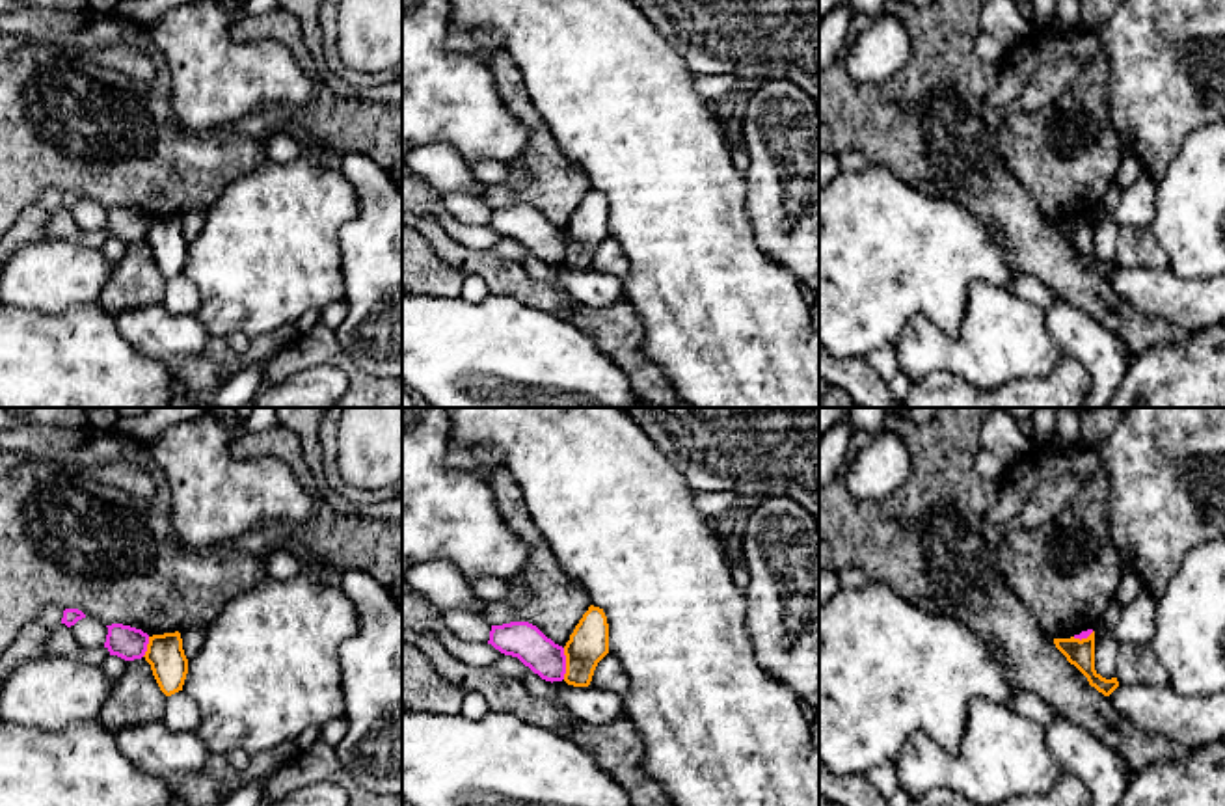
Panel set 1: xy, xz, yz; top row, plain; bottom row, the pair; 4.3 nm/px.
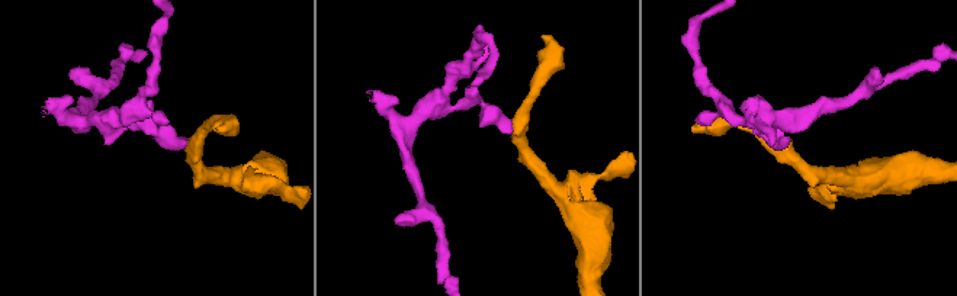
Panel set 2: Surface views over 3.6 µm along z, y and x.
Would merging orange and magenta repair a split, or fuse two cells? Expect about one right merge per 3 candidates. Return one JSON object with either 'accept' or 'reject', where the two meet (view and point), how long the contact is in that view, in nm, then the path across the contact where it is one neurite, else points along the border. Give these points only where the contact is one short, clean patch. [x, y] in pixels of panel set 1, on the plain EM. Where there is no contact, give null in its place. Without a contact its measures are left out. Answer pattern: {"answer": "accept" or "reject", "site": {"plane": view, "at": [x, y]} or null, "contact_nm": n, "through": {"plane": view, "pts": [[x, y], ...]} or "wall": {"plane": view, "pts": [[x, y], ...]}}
{"answer": "reject", "site": {"plane": "xz", "at": [566, 246]}, "contact_nm": 140, "wall": {"plane": "xz", "pts": [[563, 231], [565, 261]]}}

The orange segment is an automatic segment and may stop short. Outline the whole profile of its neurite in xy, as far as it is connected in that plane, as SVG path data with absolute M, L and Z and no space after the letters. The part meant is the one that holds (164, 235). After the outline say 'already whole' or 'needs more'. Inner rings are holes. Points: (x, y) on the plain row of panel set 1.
M179 214L149 220L143 240L151 248L153 259L166 279L182 274L188 242Z; already whole

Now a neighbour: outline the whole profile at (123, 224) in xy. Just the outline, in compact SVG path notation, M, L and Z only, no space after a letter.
M112 207L106 210L108 218L104 231L110 235L110 238L117 238L125 244L141 242L145 238L149 227L147 216L123 207Z

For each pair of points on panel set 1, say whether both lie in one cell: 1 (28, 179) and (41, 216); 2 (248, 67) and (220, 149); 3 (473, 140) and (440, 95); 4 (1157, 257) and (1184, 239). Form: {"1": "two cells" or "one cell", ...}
{"1": "two cells", "2": "two cells", "3": "one cell", "4": "two cells"}

